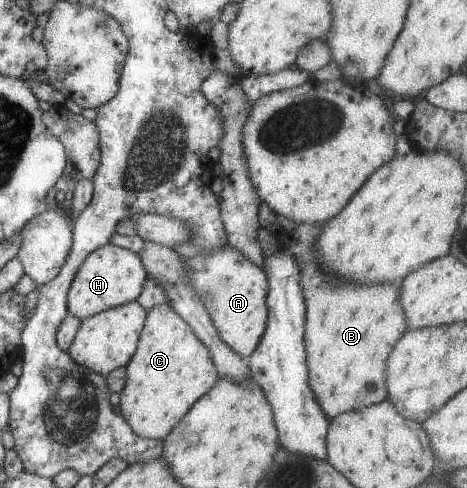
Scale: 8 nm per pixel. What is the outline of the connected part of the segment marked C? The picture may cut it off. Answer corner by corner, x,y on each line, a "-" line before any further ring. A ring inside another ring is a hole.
165,303
145,315
135,352
124,366
126,381
118,392
119,414
137,436
162,439
183,418
189,407
218,379
205,345
191,327

